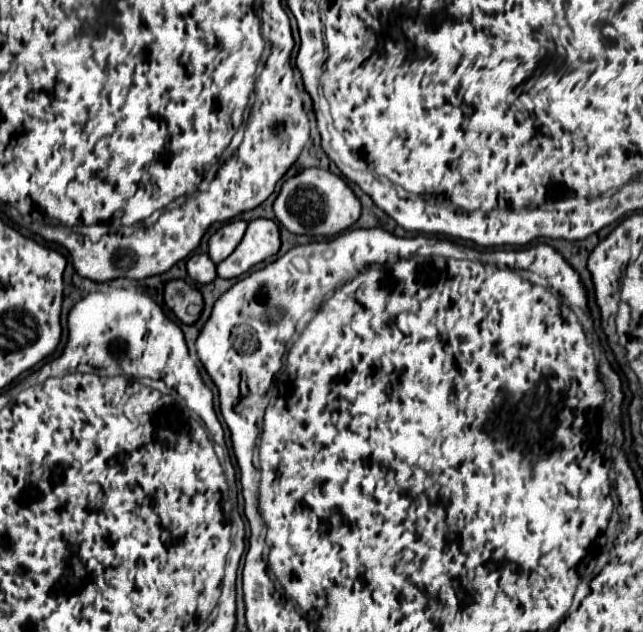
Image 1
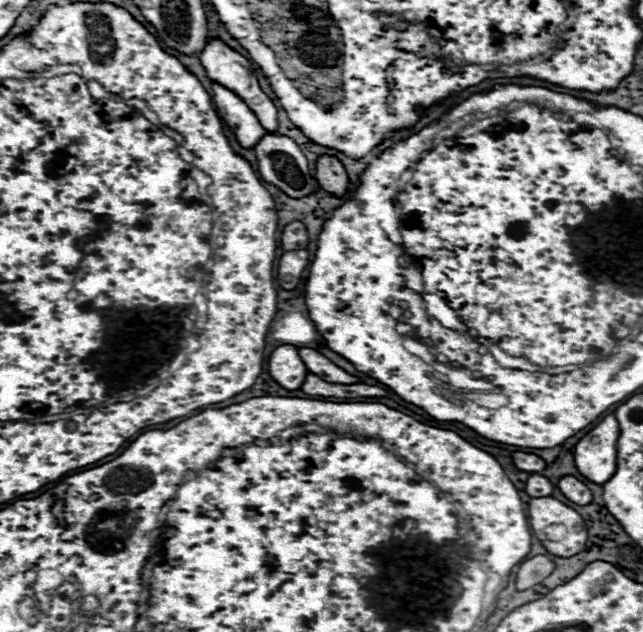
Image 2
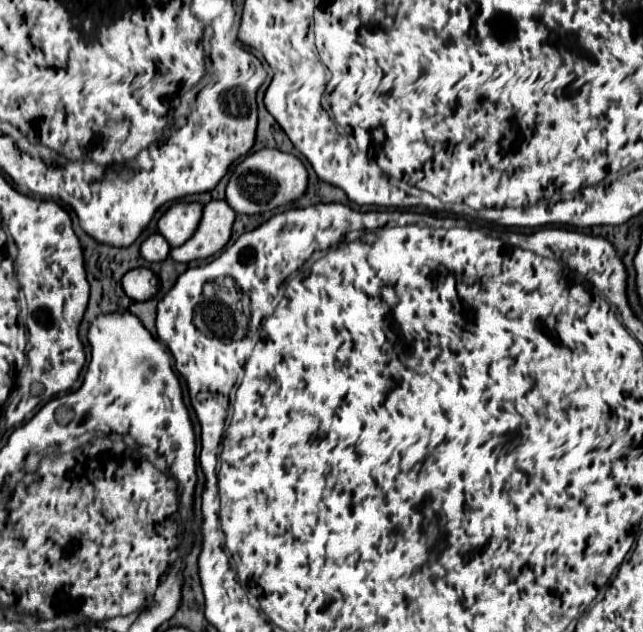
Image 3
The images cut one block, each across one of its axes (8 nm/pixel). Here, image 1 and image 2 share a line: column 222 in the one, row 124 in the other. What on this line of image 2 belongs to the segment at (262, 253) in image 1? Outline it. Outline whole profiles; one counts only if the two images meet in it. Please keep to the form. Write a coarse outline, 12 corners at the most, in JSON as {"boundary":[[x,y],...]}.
{"boundary":[[220,40],[200,54],[206,76],[236,92],[266,132],[278,130],[276,106],[254,66]]}

